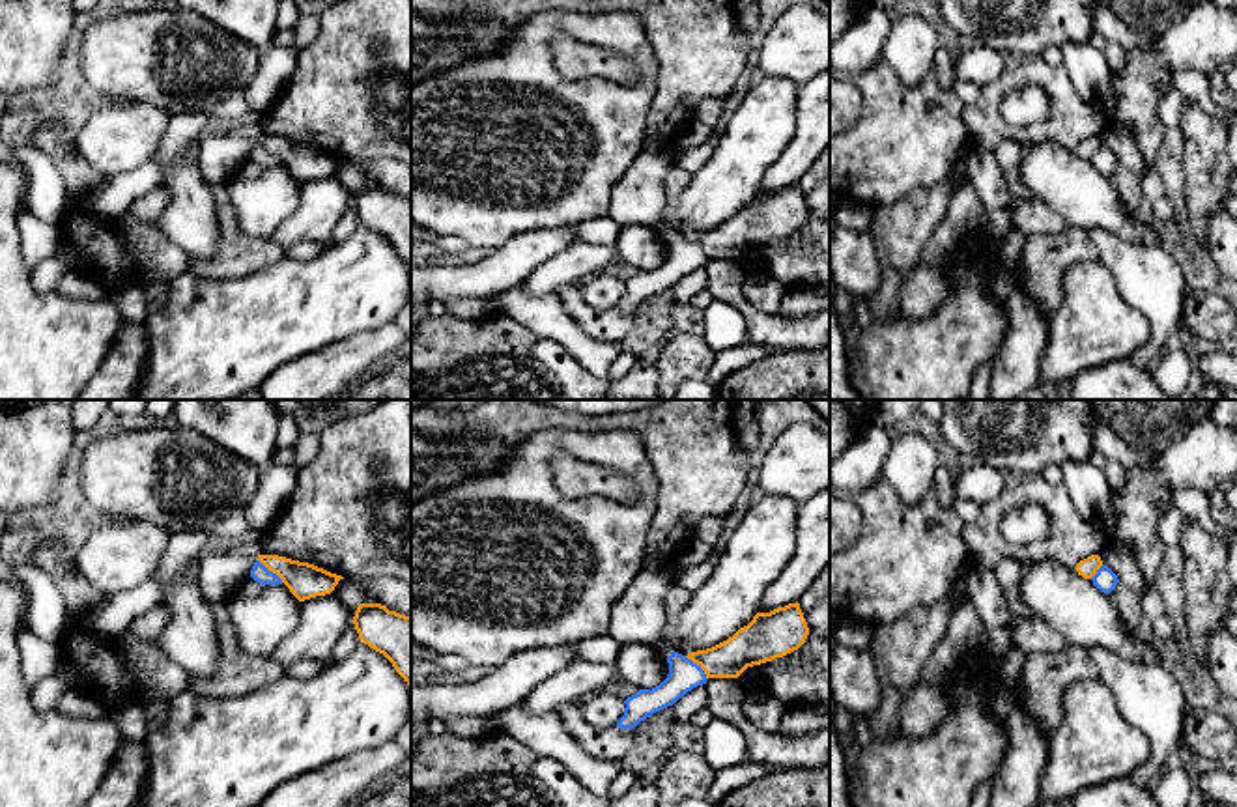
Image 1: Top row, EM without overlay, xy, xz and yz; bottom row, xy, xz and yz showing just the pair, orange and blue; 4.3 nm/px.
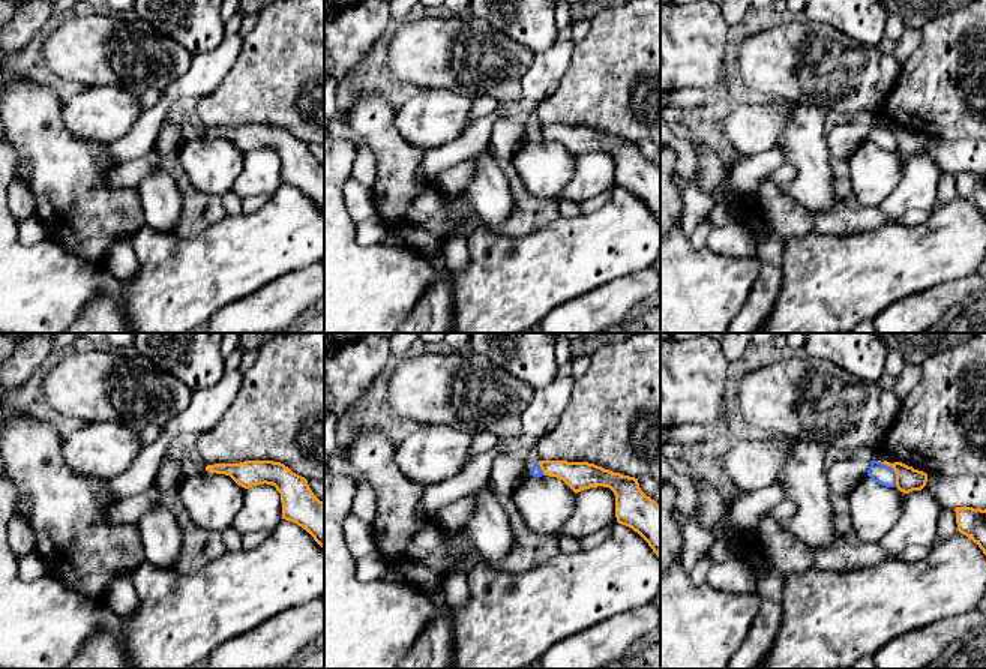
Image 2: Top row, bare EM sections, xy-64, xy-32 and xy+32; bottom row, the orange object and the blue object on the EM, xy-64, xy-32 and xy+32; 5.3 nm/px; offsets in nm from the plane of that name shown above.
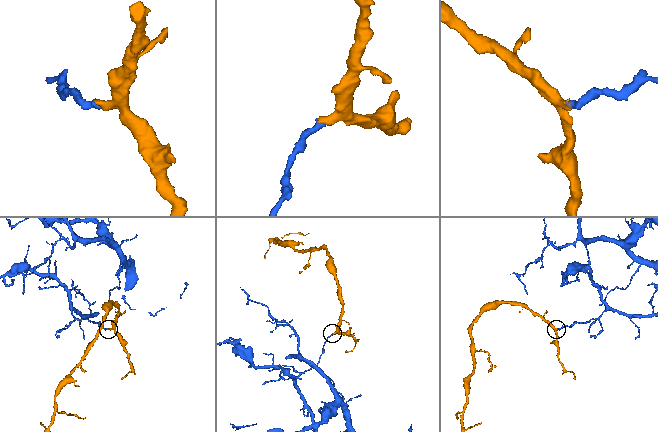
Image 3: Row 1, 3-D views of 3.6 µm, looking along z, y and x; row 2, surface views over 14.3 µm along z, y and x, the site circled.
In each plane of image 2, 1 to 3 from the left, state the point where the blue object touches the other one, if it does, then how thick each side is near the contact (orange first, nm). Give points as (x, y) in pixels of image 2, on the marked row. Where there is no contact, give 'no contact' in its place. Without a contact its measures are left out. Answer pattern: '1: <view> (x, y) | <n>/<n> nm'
1: no contact
2: xy-32 (541, 467) | 160/60 nm
3: xy+32 (893, 468) | 130/110 nm

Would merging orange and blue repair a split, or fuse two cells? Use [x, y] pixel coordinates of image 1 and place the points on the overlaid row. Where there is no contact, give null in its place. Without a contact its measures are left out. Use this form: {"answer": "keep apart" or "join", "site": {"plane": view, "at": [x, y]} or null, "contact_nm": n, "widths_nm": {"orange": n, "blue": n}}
{"answer": "keep apart", "site": {"plane": "xy", "at": [270, 570]}, "contact_nm": 160, "widths_nm": {"orange": 150, "blue": 70}}

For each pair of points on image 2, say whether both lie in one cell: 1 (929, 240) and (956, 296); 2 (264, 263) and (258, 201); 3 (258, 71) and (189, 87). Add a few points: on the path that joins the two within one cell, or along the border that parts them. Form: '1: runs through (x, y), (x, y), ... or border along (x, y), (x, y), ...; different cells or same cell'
1: border along (970, 275), (925, 288), (917, 294); different cells
2: border along (270, 197), (258, 209), (243, 213); different cells
3: border along (240, 50), (222, 80), (197, 101); different cells

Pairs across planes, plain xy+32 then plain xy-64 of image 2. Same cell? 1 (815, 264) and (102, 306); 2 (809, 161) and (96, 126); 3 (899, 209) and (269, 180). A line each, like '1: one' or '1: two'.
1: two
2: two
3: one

